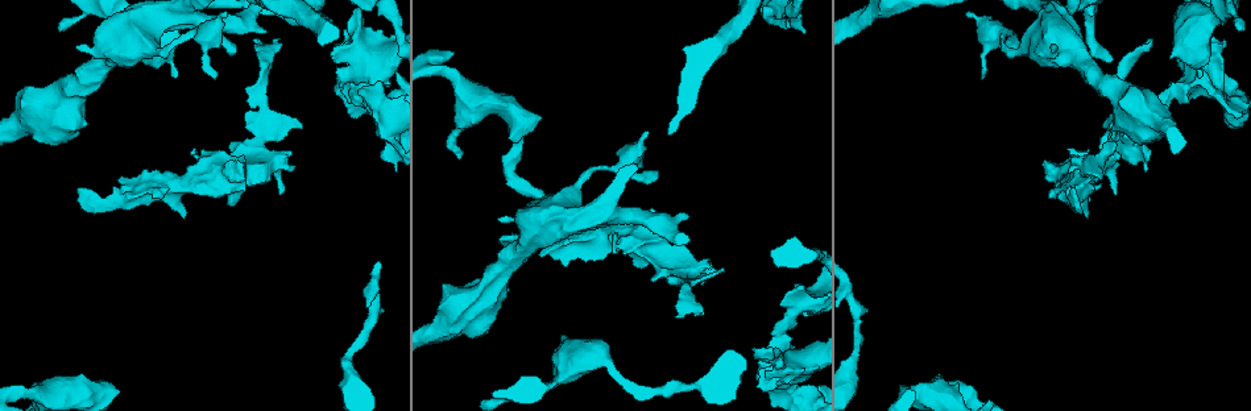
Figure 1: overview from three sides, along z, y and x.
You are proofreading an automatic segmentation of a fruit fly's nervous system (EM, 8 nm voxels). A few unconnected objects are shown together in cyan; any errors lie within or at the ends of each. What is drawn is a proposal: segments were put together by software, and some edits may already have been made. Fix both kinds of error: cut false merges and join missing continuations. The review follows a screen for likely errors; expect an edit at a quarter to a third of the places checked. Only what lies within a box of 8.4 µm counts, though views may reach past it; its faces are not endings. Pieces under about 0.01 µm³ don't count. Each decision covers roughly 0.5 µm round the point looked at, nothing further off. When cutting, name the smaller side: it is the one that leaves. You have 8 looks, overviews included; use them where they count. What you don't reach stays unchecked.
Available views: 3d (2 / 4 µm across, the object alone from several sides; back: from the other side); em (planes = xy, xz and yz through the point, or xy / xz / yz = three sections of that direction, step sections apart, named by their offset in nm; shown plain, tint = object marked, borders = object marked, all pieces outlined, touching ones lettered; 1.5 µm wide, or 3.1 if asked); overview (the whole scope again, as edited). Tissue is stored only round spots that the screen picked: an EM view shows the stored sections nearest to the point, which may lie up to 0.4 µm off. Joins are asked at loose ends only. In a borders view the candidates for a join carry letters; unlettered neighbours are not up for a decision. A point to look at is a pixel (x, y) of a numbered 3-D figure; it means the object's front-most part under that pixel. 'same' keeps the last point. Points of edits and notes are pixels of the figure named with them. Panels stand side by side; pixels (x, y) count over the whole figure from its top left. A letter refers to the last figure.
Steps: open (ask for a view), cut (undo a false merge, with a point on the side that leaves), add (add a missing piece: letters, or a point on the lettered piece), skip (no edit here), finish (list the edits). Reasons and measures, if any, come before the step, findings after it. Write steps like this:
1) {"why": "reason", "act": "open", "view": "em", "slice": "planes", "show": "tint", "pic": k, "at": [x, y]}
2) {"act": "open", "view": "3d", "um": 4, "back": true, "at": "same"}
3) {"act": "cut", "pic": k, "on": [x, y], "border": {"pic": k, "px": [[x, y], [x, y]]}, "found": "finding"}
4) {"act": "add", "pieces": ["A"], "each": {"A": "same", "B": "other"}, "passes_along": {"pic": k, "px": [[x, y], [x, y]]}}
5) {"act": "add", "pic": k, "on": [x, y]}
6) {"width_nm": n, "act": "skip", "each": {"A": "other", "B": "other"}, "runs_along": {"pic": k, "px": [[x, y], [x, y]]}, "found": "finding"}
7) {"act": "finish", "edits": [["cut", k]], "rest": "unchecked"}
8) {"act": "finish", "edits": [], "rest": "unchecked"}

{"why": "an open end", "act": "open", "view": "em", "slice": "planes", "show": "tint", "pic": 1, "at": [1200, 78]}

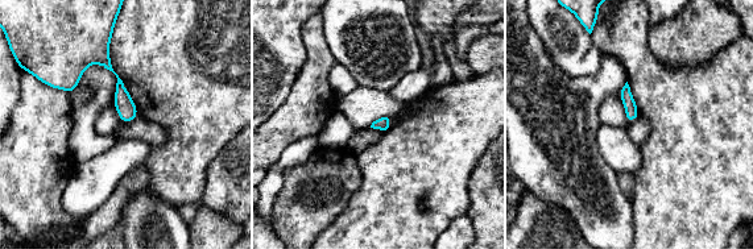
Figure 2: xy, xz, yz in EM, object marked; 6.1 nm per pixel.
{"why": "see the neighbours", "act": "open", "view": "em", "slice": "planes", "show": "borders", "at": "same"}

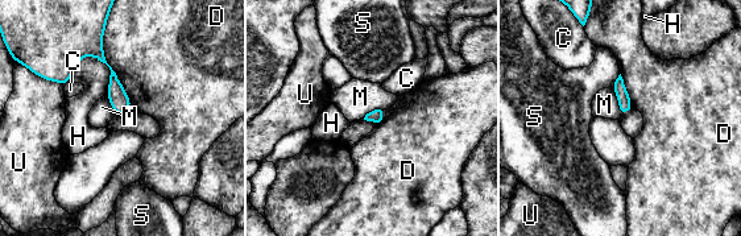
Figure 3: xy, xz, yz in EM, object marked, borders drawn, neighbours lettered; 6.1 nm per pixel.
{"width_nm": 80, "act": "skip", "each": {"C": "other", "D": "other", "H": "other", "M": "other", "S": "other", "U": "other"}, "border": {"pic": 3, "px": [[611, 87], [621, 115]]}, "found": "no lettered piece goes on from it"}

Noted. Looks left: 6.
{"act": "open", "view": "3d", "um": 4, "pic": 1, "at": [77, 192]}

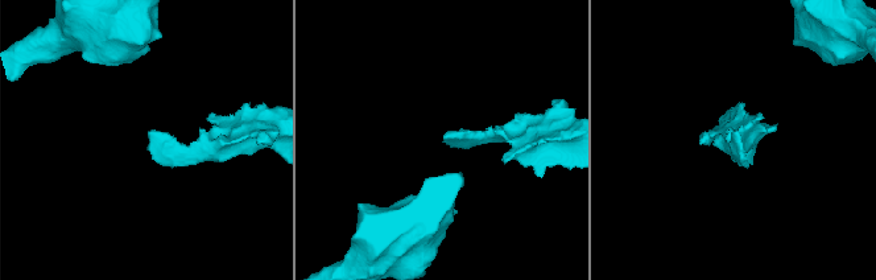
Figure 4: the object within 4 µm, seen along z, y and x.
{"why": "shape alone is not enough", "act": "open", "view": "em", "slice": "planes", "show": "borders", "pic": 4, "at": [148, 134]}

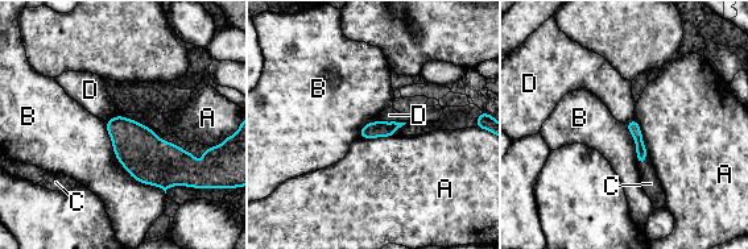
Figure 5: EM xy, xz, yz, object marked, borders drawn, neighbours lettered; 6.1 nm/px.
{"longest_contact_nm": ["B", 600], "act": "add", "pieces": ["C"], "each": {"A": "other", "B": "other", "C": "same", "D": "other"}, "passes_along": {"pic": 5, "px": [[632, 125], [645, 160], [651, 183]]}, "found": "it goes on there"}

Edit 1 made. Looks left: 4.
{"why": "arms part here", "act": "open", "view": "em", "slice": "xy", "step": 8, "show": "tint", "pic": 1, "at": [1230, 105]}

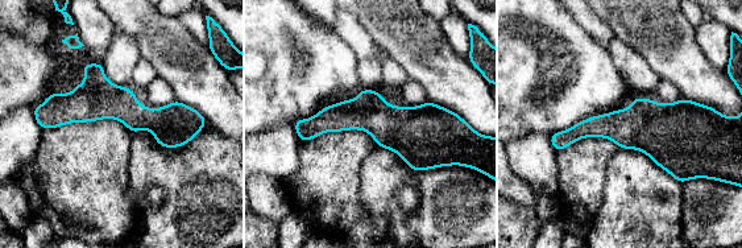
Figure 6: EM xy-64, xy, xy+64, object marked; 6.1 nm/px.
{"act": "open", "view": "em", "slice": "xy", "step": 8, "show": "borders", "at": "same"}

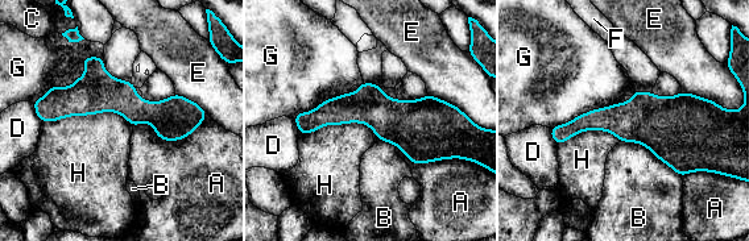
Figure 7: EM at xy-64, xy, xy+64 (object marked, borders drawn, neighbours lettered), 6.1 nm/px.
{"width_nm": 120, "act": "skip", "each": {"A": "other", "B": "other", "C": "other", "D": "other", "E": "other", "F": "other", "G": "other", "H": "other"}, "border": {"pic": 7, "px": [[42, 123], [118, 112], [132, 128]]}, "found": "all the same neuron"}

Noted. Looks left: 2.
{"act": "finish", "edits": [["add", 5]], "rest": "unchecked"}

